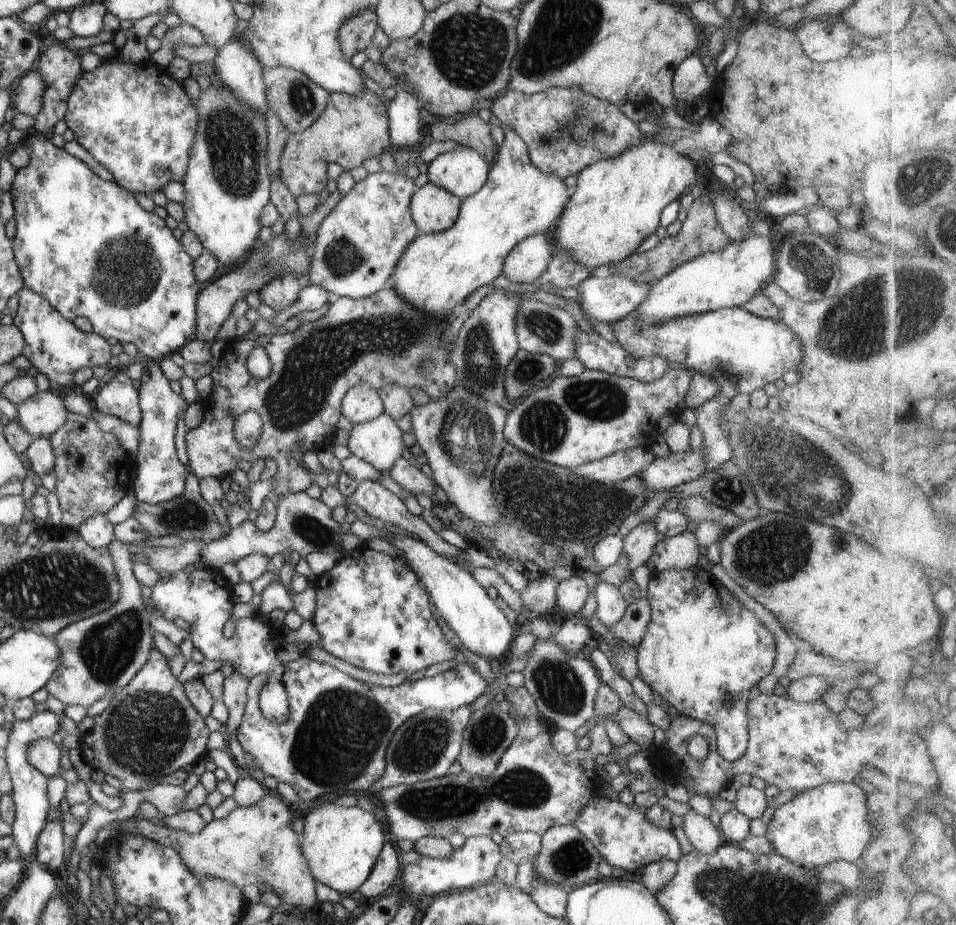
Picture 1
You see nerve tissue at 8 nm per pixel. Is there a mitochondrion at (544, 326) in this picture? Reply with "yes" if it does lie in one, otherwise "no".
yes

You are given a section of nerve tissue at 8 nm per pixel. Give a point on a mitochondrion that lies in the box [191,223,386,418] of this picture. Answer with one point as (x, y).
(343, 257)

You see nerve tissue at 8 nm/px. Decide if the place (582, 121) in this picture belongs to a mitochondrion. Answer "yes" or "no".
yes

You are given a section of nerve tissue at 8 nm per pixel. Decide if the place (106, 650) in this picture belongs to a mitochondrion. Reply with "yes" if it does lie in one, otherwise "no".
yes

